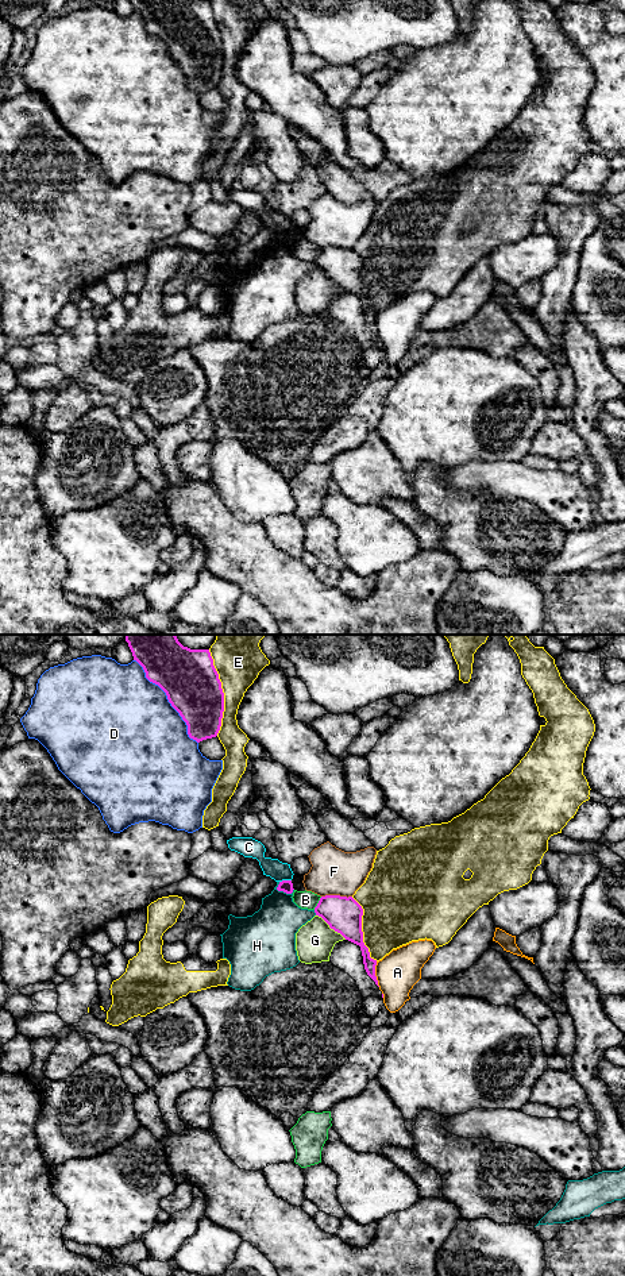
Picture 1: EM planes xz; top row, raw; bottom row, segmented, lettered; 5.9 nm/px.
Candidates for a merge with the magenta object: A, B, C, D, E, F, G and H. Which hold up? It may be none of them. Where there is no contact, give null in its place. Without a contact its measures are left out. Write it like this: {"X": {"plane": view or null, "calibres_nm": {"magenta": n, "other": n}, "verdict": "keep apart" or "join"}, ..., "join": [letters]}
{"A": {"plane": "xz", "calibres_nm": {"magenta": 80, "other": 240}, "verdict": "keep apart"}, "B": {"plane": "xz", "calibres_nm": {"magenta": 220, "other": 110}, "verdict": "keep apart"}, "C": {"plane": "xz", "calibres_nm": {"magenta": 80, "other": 120}, "verdict": "keep apart"}, "D": {"plane": "xz", "calibres_nm": {"magenta": 340, "other": 500}, "verdict": "keep apart"}, "E": {"plane": "xz", "calibres_nm": {"magenta": 340, "other": 240}, "verdict": "keep apart"}, "F": {"plane": "xz", "calibres_nm": {"magenta": 220, "other": 280}, "verdict": "keep apart"}, "G": {"plane": "xz", "calibres_nm": {"magenta": 220, "other": 240}, "verdict": "keep apart"}, "H": {"plane": "xz", "calibres_nm": {"magenta": 80, "other": 280}, "verdict": "keep apart"}, "join": []}

